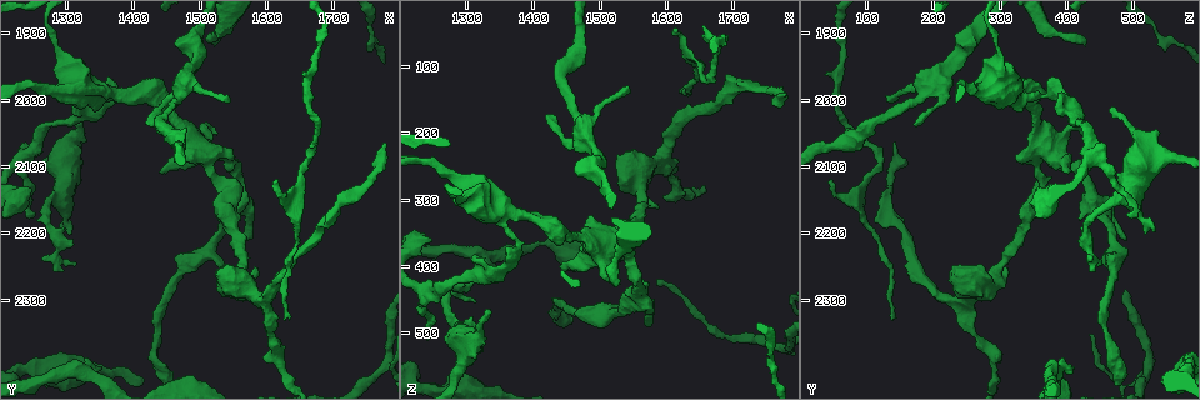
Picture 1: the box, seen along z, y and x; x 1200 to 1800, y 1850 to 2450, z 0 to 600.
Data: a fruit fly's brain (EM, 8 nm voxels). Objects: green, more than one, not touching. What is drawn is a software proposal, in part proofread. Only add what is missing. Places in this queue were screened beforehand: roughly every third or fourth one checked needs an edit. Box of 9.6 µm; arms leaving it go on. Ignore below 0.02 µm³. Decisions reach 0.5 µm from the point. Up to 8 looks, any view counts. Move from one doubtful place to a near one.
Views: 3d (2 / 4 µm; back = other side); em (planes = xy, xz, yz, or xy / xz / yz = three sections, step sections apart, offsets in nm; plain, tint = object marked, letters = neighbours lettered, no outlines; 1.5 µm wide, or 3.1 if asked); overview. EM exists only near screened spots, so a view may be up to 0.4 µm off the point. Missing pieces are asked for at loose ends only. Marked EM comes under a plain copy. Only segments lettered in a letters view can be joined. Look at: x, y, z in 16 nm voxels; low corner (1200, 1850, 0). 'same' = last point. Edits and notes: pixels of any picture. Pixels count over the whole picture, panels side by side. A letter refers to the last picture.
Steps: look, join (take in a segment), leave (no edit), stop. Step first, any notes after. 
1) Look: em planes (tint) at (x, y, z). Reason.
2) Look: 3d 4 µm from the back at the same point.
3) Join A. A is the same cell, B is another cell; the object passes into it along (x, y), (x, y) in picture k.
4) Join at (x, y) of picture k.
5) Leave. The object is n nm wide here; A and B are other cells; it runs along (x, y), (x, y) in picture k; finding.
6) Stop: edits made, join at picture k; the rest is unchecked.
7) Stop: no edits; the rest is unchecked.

Look: em planes (tint) at (1350, 2400, 410). An open end.

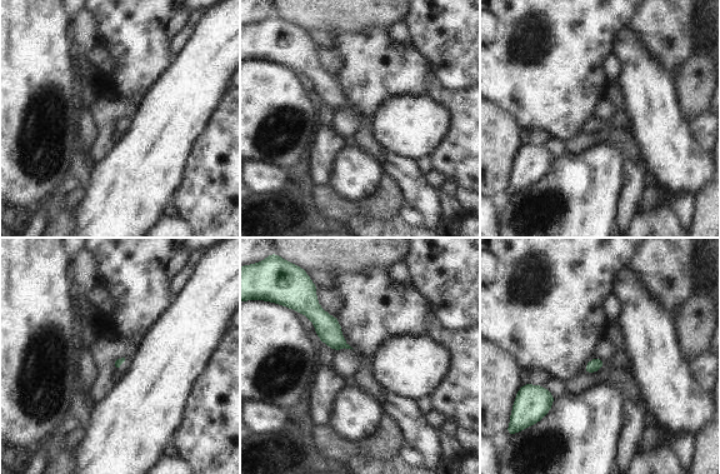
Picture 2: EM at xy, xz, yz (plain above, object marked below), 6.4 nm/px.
Look: em planes (letters) at the same point. See the neighbours.

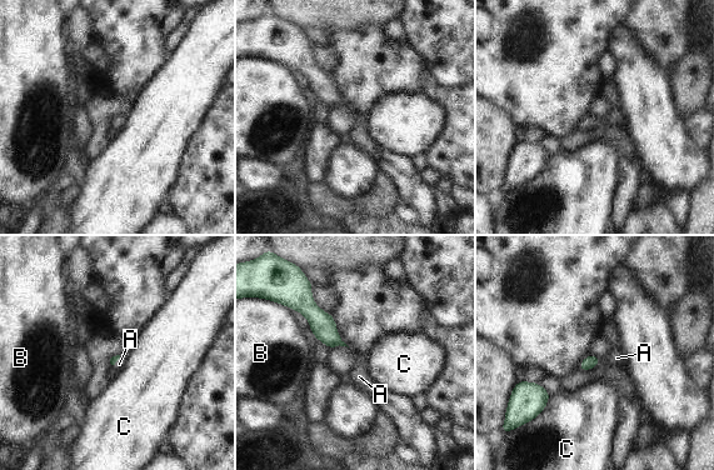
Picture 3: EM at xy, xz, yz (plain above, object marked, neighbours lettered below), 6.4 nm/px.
Join A. A is the same cell, B and C are other cells; the neuron continues.

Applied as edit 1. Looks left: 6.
Look: 3d 2 µm at (1625, 2325, 140). Tapers out.

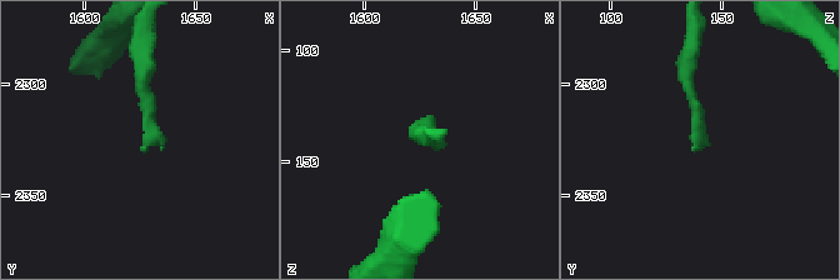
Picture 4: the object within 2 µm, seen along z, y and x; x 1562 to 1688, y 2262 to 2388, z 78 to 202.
Look: em xz step 4 (tint) at (1628, 2328, 135).

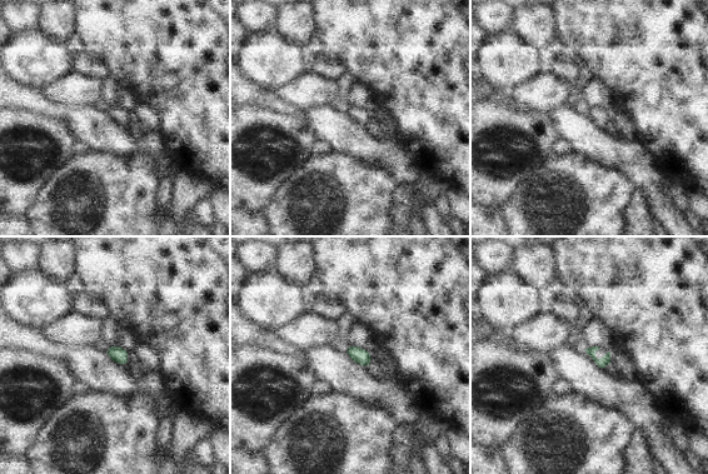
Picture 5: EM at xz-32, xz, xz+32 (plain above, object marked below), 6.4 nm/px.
Look: em planes (letters) at the same point.

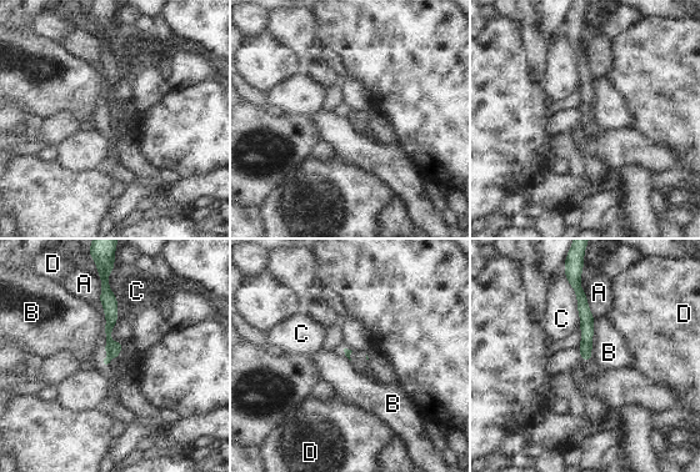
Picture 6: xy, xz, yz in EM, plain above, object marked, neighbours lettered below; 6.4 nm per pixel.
Leave. A, B, C and D are other cells; it runs along (574, 284), (586, 317), (588, 356) in picture 6; no lettered segment goes on from it.

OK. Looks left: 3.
Look: em planes (tint) at (1335, 2015, 470). Free end.

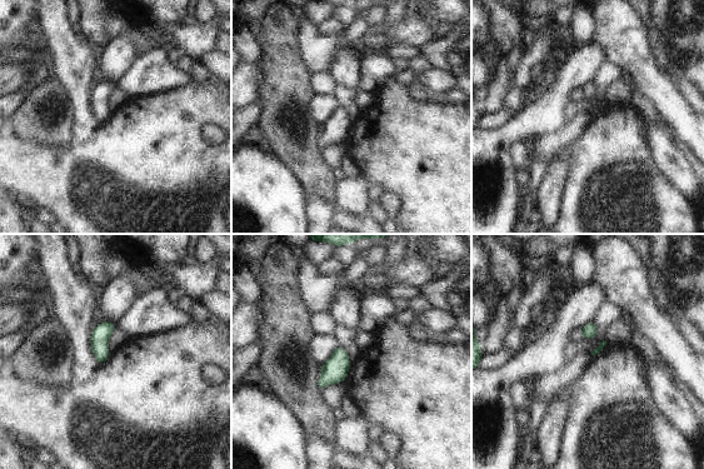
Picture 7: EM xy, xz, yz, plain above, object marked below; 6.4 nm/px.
Look: em planes (letters) at the same point.

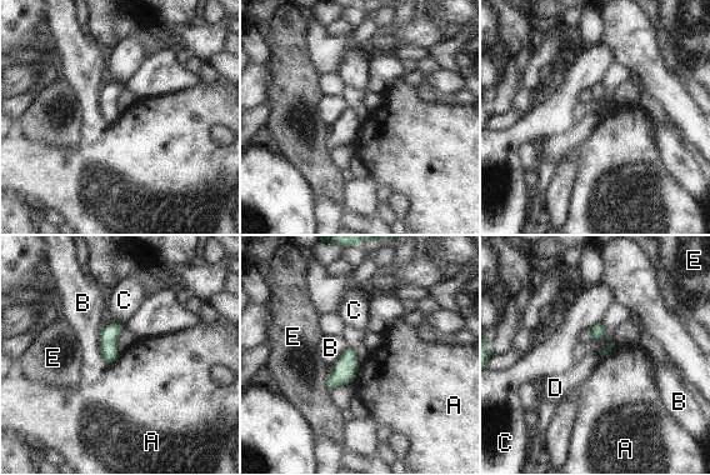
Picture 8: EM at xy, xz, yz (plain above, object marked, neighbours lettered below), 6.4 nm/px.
Leave. A, B, C, D and E are other cells; a border runs along (601, 321), (586, 336) in picture 8; none of them fits.

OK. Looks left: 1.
Stop: edits made, join at picture 3; the rest is unchecked.

